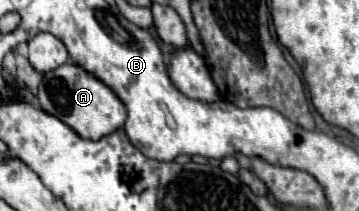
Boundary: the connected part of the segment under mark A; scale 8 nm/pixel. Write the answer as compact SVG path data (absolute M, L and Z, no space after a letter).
M67 61L55 71L49 71L45 79L59 79L59 81L45 81L39 85L39 93L37 93L39 107L45 113L59 117L65 125L71 125L71 129L75 129L79 137L99 141L99 137L105 137L107 133L115 133L117 129L123 127L127 119L125 105L107 85L103 85L97 77L89 75L85 69Z

